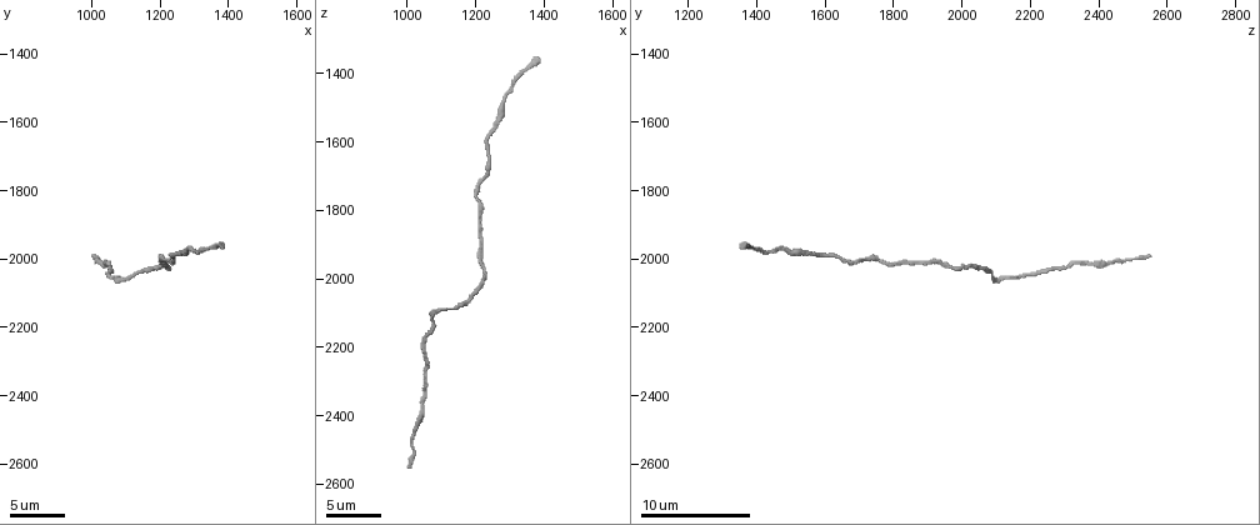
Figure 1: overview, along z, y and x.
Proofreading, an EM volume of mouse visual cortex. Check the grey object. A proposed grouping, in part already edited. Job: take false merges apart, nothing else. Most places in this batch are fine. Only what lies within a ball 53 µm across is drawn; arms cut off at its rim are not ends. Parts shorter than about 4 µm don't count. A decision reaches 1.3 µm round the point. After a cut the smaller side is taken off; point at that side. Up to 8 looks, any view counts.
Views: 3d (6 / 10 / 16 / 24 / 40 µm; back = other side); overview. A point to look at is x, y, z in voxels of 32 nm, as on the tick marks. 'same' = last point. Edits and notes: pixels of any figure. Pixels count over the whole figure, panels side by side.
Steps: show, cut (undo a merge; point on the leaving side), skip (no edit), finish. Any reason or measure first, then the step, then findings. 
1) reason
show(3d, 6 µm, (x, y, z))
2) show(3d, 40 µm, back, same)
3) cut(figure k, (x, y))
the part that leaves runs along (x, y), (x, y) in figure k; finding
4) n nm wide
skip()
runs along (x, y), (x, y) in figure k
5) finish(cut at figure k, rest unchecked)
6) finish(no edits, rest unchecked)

thick turns thin
show(3d, 10 µm, (1050, 2010, 2350))

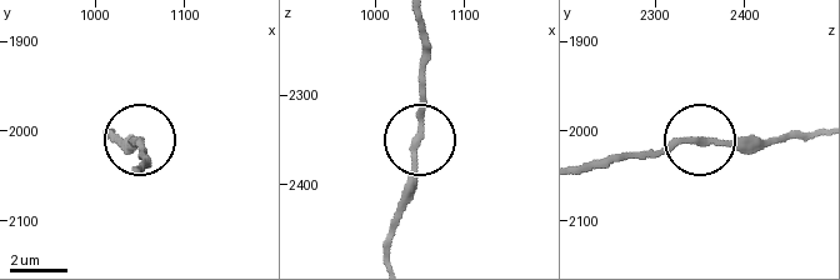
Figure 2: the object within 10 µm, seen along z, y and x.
skip()
runs along (581, 168), (660, 154), (689, 140), (773, 140) in figure 2; continuous, no second neuron

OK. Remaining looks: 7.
show(3d, 16 µm, (1220, 2030, 1970))

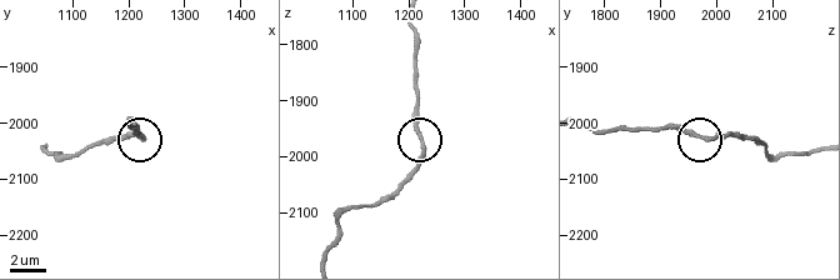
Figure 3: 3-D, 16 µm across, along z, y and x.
show(3d, 16 µm, back, (1225, 2025, 1965))

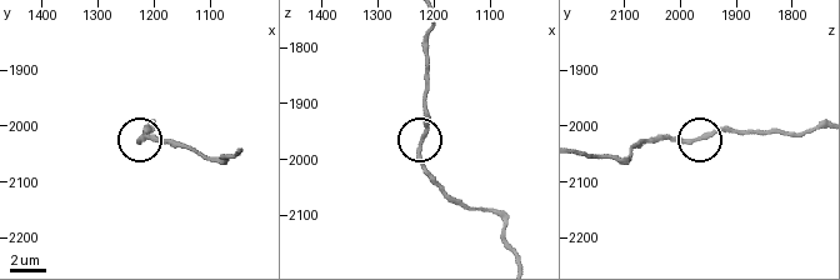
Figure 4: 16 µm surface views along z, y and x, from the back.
side arm 23 µm
skip()
one neuron here

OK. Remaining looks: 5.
a narrow waist
show(3d, 10 µm, (1240, 2000, 1640))

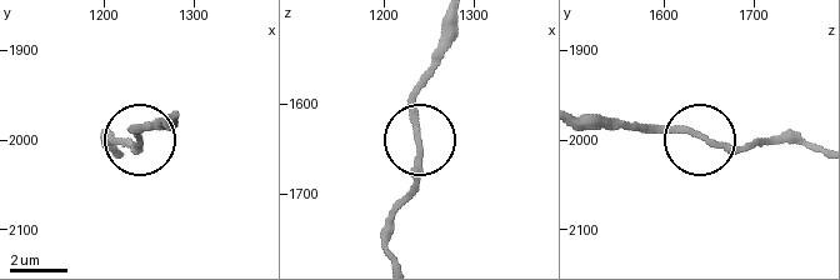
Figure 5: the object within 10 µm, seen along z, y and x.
skip()
runs along (816, 149), (794, 141), (730, 149), (639, 126) in figure 5; one neuron here

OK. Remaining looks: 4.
thick turns thin
show(3d, 10 µm, (1280, 1970, 1490))

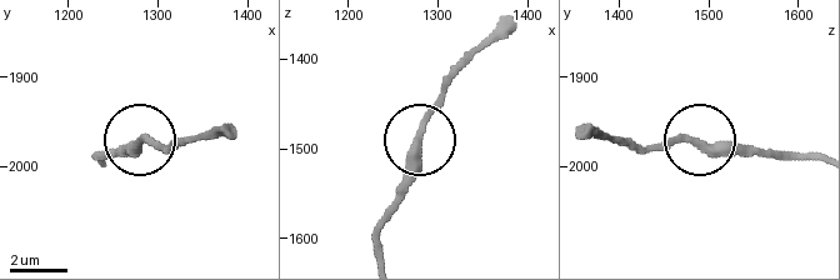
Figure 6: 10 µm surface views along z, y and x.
skip()
continuous, no second neuron

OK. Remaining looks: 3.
finish(no edits, rest unchecked)

